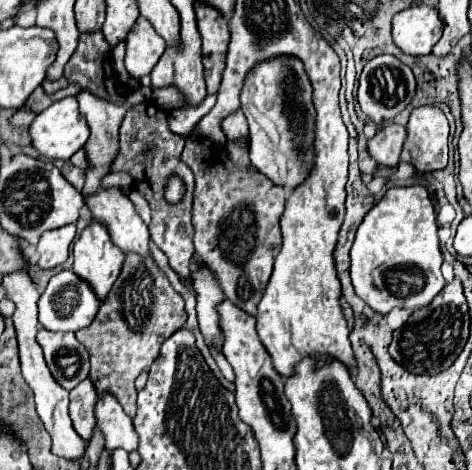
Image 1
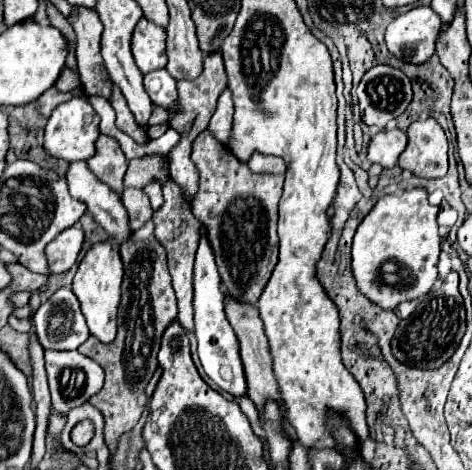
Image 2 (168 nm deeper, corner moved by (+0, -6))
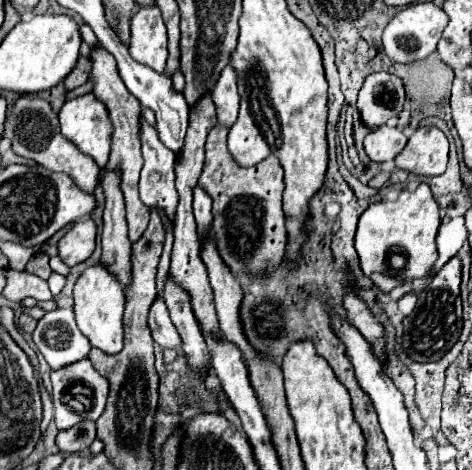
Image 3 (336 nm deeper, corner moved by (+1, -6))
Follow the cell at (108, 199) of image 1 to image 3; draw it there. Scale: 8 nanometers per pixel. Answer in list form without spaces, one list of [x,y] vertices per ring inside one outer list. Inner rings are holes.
[[[32,94],[20,96],[14,102],[10,116],[6,118],[6,124],[14,126],[12,150],[16,156],[28,158],[28,160],[36,162],[38,166],[44,166],[52,172],[68,174],[86,192],[94,190],[100,168],[96,168],[96,162],[90,156],[82,156],[82,152],[72,142],[68,142],[68,140],[64,140],[64,136],[60,136],[58,114],[52,110],[52,106],[44,98],[34,98]]]

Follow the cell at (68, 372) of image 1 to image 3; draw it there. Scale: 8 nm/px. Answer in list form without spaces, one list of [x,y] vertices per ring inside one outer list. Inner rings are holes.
[[[80,360],[78,364],[70,364],[58,372],[52,372],[52,400],[54,400],[54,422],[58,430],[68,430],[72,426],[78,426],[86,420],[96,422],[100,414],[104,412],[106,398],[108,398],[108,380],[100,376],[92,362]]]

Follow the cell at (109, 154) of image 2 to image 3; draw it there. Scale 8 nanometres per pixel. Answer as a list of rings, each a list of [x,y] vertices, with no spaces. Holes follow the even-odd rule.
[[[104,170],[104,230],[102,230],[102,258],[100,262],[112,270],[122,288],[128,288],[132,280],[128,280],[132,272],[130,252],[132,244],[126,234],[126,218],[124,218],[124,198],[120,192],[120,174]]]

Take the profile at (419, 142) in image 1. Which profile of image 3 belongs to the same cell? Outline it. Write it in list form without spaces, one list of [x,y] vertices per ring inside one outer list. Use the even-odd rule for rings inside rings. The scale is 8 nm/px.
[[[420,126],[408,140],[406,148],[394,158],[396,168],[412,174],[438,176],[446,170],[448,138],[434,126]]]

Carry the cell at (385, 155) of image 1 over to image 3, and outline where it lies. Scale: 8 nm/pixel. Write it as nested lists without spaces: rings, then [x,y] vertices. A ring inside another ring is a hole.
[[[384,124],[364,138],[364,150],[372,162],[386,162],[394,160],[402,152],[406,140],[408,138],[402,134],[400,128],[390,128]]]

